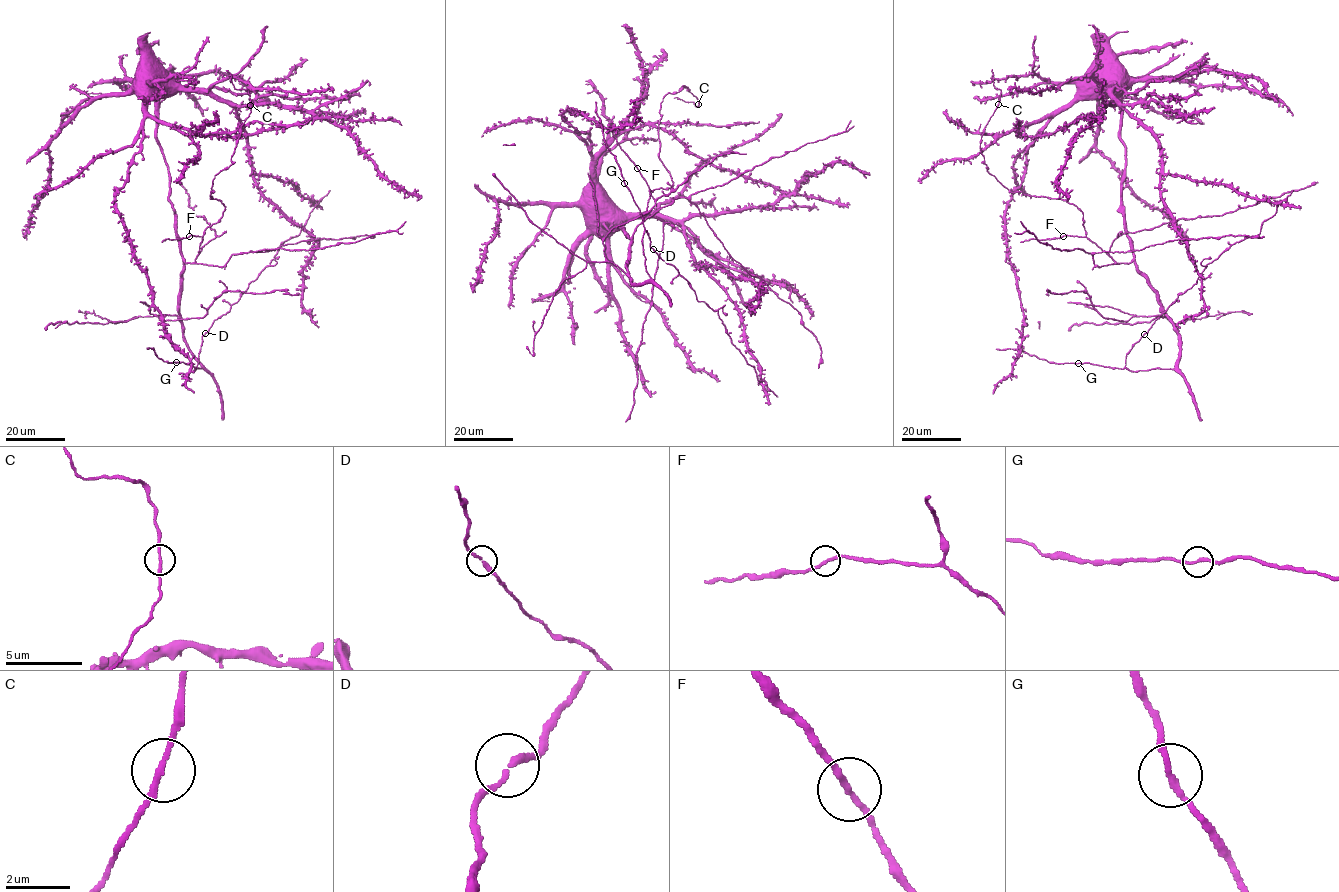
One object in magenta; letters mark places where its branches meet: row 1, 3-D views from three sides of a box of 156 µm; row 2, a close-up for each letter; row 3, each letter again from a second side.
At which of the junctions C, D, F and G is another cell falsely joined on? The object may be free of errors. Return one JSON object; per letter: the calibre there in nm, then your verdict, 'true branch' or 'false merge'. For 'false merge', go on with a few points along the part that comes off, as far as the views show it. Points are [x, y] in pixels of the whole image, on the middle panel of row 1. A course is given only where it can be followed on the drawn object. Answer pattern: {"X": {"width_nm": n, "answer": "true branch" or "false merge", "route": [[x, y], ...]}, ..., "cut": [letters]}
{"C": {"width_nm": 180, "answer": "true branch"}, "D": {"width_nm": 200, "answer": "true branch"}, "F": {"width_nm": 180, "answer": "true branch"}, "G": {"width_nm": 190, "answer": "true branch"}, "cut": []}

